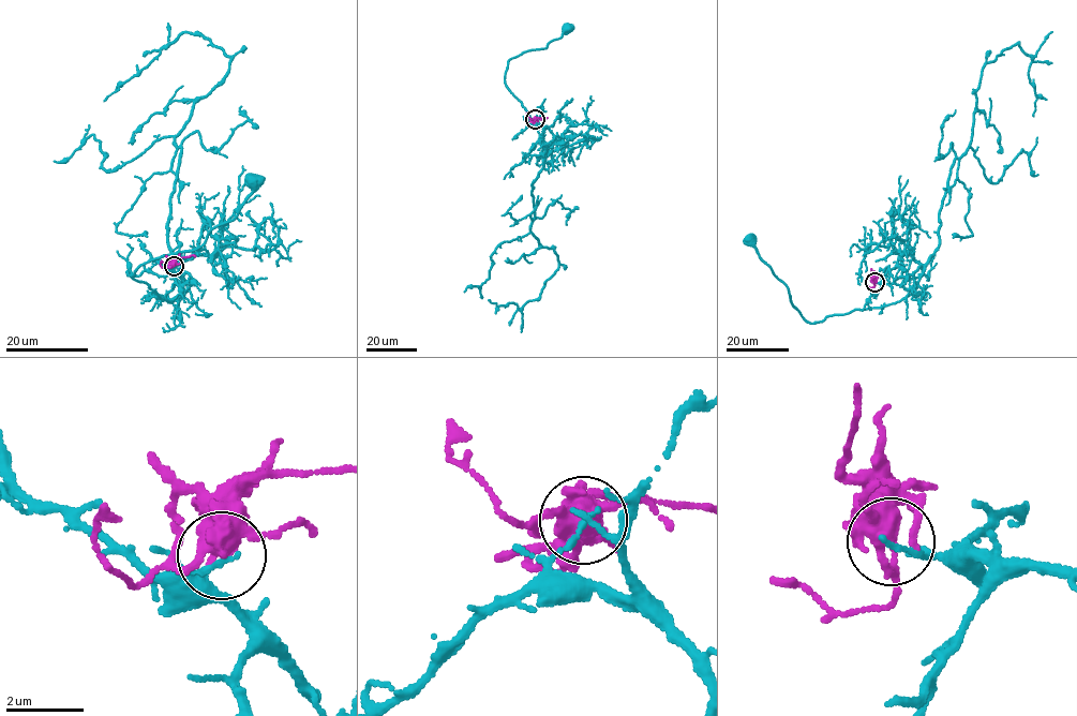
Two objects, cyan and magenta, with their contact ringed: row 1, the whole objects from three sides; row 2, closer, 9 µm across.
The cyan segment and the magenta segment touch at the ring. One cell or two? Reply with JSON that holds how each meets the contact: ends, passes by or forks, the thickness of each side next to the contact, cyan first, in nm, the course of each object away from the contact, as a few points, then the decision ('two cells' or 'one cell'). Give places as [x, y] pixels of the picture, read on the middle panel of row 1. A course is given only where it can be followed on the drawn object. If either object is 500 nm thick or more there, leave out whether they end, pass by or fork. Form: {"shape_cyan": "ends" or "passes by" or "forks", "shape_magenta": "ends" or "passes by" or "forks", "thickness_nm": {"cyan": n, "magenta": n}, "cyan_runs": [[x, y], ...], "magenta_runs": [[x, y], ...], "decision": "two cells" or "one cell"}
{"shape_cyan": "ends", "shape_magenta": "forks", "thickness_nm": {"cyan": 150, "magenta": 420}, "cyan_runs": [[535, 119], [551, 146], [546, 149], [505, 81], [507, 62], [544, 48], [567, 28]], "magenta_runs": [[535, 119], [548, 118]], "decision": "two cells"}

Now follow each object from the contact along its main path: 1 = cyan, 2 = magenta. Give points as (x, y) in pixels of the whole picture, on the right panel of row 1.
1: (874, 282), (892, 284), (911, 276), (917, 285), (889, 304), (808, 323), (750, 240)
2: (874, 282), (871, 269)

